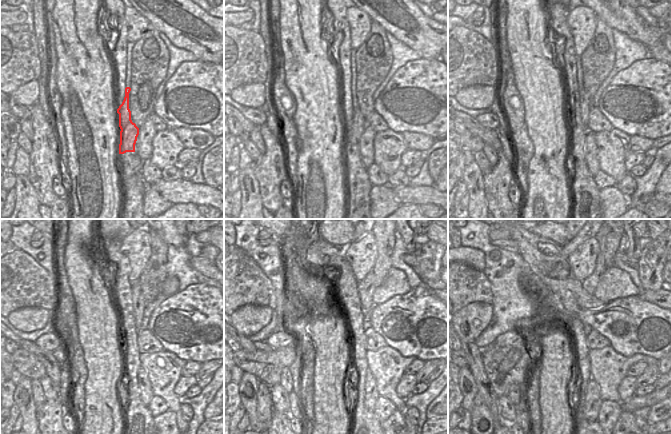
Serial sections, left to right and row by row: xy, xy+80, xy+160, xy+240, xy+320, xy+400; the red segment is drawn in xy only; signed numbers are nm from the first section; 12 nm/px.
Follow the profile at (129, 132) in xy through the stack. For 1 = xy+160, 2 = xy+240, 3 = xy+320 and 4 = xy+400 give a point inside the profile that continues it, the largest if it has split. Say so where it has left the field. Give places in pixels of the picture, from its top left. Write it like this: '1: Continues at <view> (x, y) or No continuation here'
1: Continues at xy+160 (584, 101)
2: Continues at xy+240 (138, 302)
3: Continues at xy+320 (365, 287)
4: Continues at xy+400 (589, 284).

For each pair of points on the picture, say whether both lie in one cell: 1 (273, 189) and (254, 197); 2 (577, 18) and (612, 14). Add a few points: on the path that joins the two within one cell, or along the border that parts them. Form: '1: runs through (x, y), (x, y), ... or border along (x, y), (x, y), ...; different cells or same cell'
1: border along (253, 172), (258, 183), (260, 201), (263, 206); different cells
2: border along (592, 10), (598, 18); different cells

